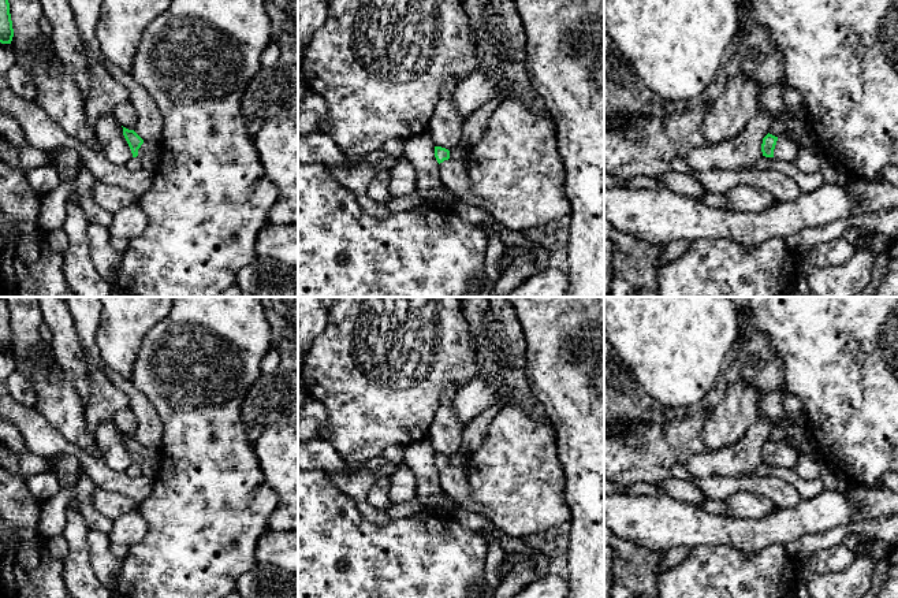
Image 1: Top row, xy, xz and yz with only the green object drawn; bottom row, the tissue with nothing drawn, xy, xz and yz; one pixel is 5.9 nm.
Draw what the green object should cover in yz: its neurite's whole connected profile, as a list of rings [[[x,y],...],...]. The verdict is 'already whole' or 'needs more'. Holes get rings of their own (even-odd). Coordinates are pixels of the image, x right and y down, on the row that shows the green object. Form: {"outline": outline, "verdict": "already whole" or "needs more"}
{"outline": [[[767,134],[763,138],[761,152],[765,157],[775,157],[780,161],[794,163],[797,161],[801,146],[794,141],[790,141],[785,137],[775,137],[772,134]]], "verdict": "needs more"}

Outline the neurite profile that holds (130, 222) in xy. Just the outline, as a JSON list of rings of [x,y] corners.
[[[139,204],[120,208],[113,213],[113,222],[108,227],[111,237],[134,239],[141,237],[148,227],[148,216]]]

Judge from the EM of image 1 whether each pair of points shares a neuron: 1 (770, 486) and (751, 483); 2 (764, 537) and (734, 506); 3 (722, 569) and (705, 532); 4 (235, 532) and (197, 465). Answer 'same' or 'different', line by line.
1: same
2: different
3: different
4: same

